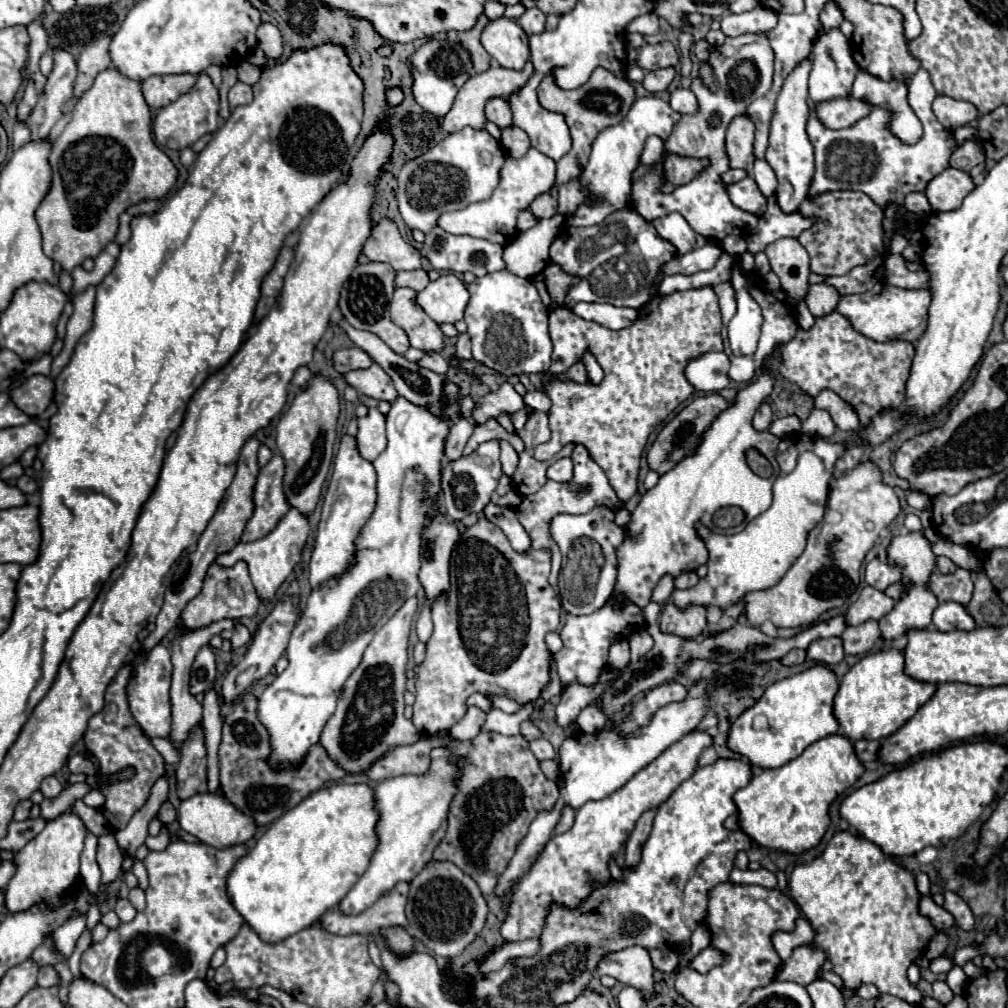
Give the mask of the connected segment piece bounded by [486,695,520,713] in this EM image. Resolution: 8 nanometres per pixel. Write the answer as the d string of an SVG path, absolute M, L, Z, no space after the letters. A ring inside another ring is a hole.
M486 695L488 699L490 699L490 703L492 703L492 707L498 707L498 709L502 709L504 713L516 713L518 711L518 703L516 701L512 701L510 697L492 697L492 695Z

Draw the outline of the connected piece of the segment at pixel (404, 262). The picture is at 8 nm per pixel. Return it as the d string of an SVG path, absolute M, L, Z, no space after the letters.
M382 219L372 229L372 237L364 245L364 255L370 261L384 261L396 271L412 271L420 267L420 251L400 237L396 225L390 219Z

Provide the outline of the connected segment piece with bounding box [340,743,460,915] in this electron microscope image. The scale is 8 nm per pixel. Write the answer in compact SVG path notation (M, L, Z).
M438 745L436 749L432 749L430 753L430 767L428 773L422 775L404 775L404 777L390 777L384 779L376 785L374 789L374 797L376 797L376 809L380 813L380 821L376 825L376 833L378 833L378 849L366 869L366 873L358 879L358 883L348 891L348 895L340 901L340 911L346 915L356 915L362 913L364 909L368 909L380 895L388 893L398 881L412 881L412 877L416 877L416 873L420 873L420 869L424 869L424 865L428 865L428 861L432 861L432 851L436 849L436 845L442 841L446 827L448 827L448 809L452 803L452 797L456 795L458 789L458 781L460 781L460 757L456 757L452 745Z

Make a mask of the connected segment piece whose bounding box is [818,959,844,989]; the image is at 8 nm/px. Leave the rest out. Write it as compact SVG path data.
M824 961L824 965L820 967L820 971L818 971L818 977L822 977L822 979L826 979L826 981L830 981L830 983L834 983L838 989L844 989L844 983L842 983L842 979L834 973L834 969L832 969L832 961Z

